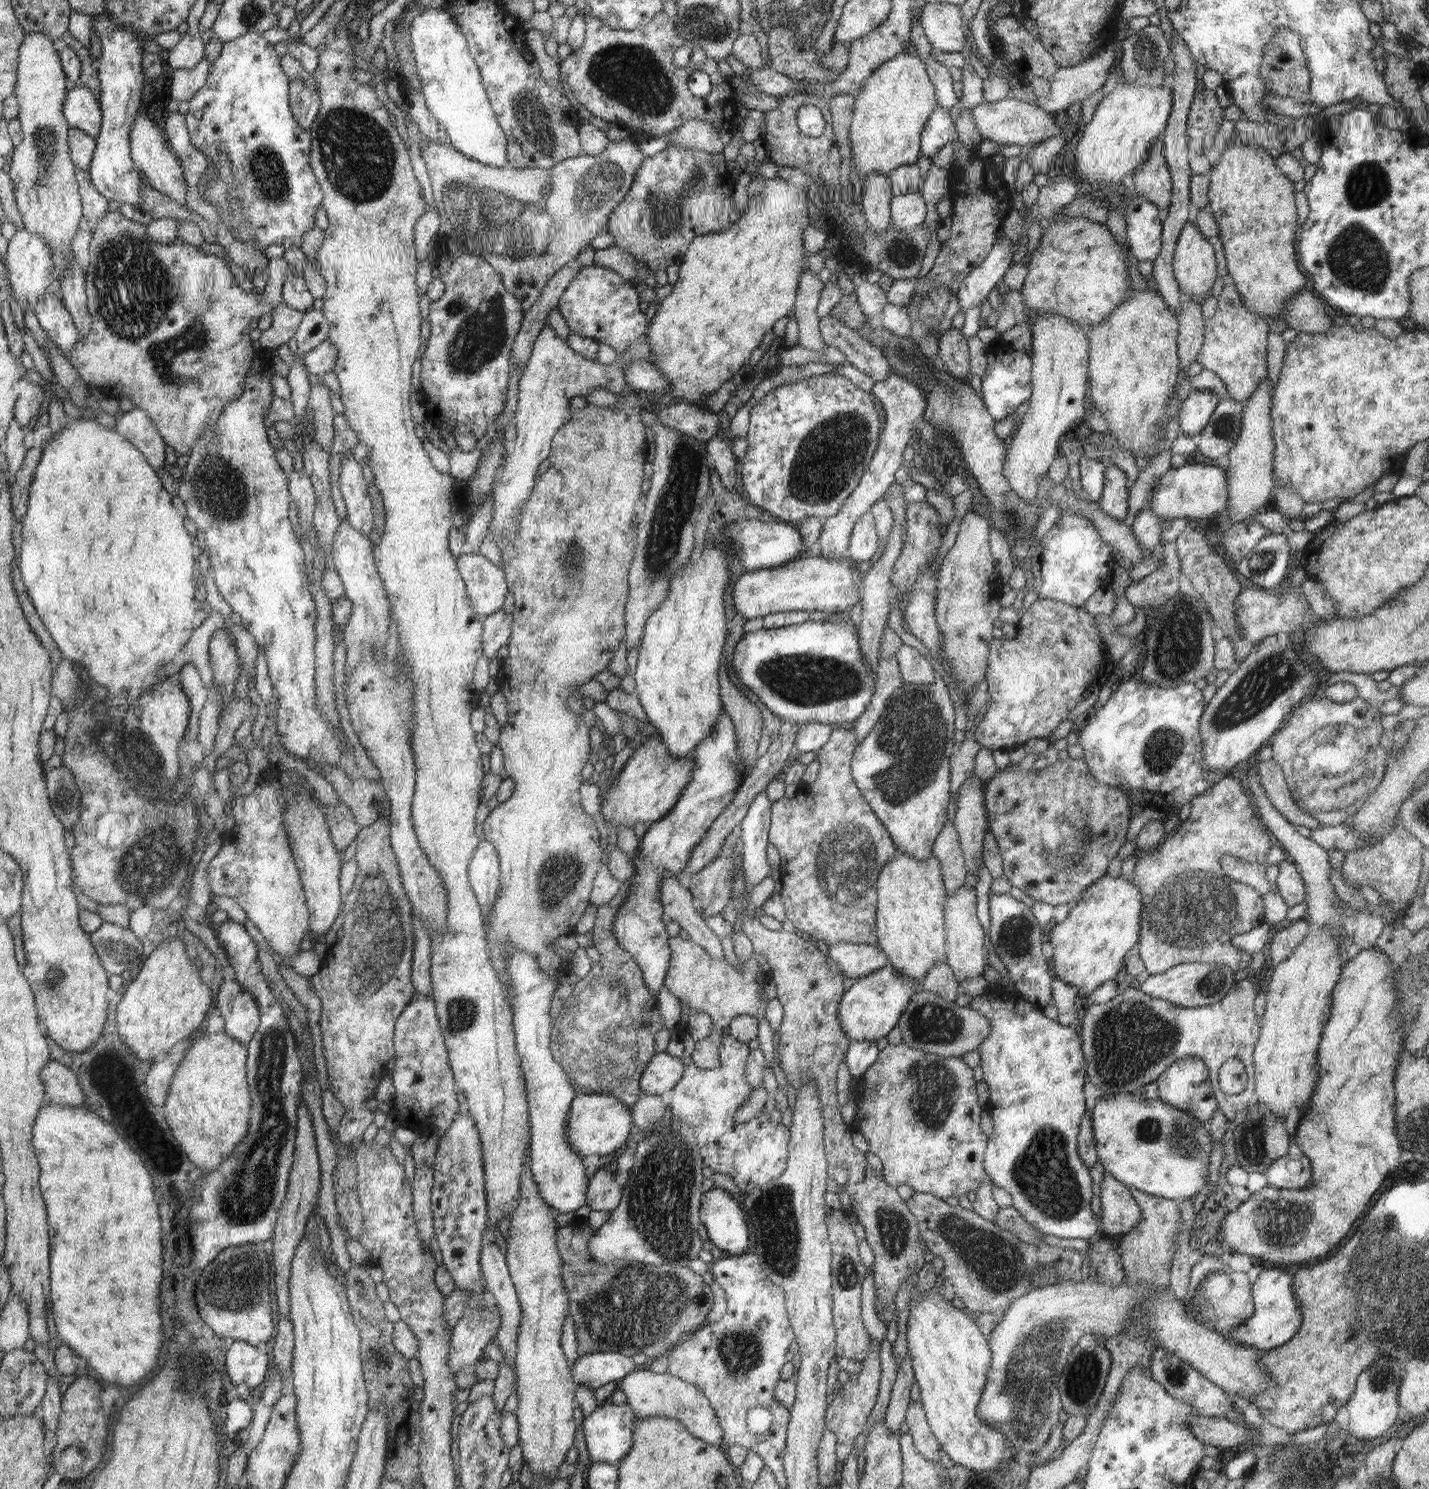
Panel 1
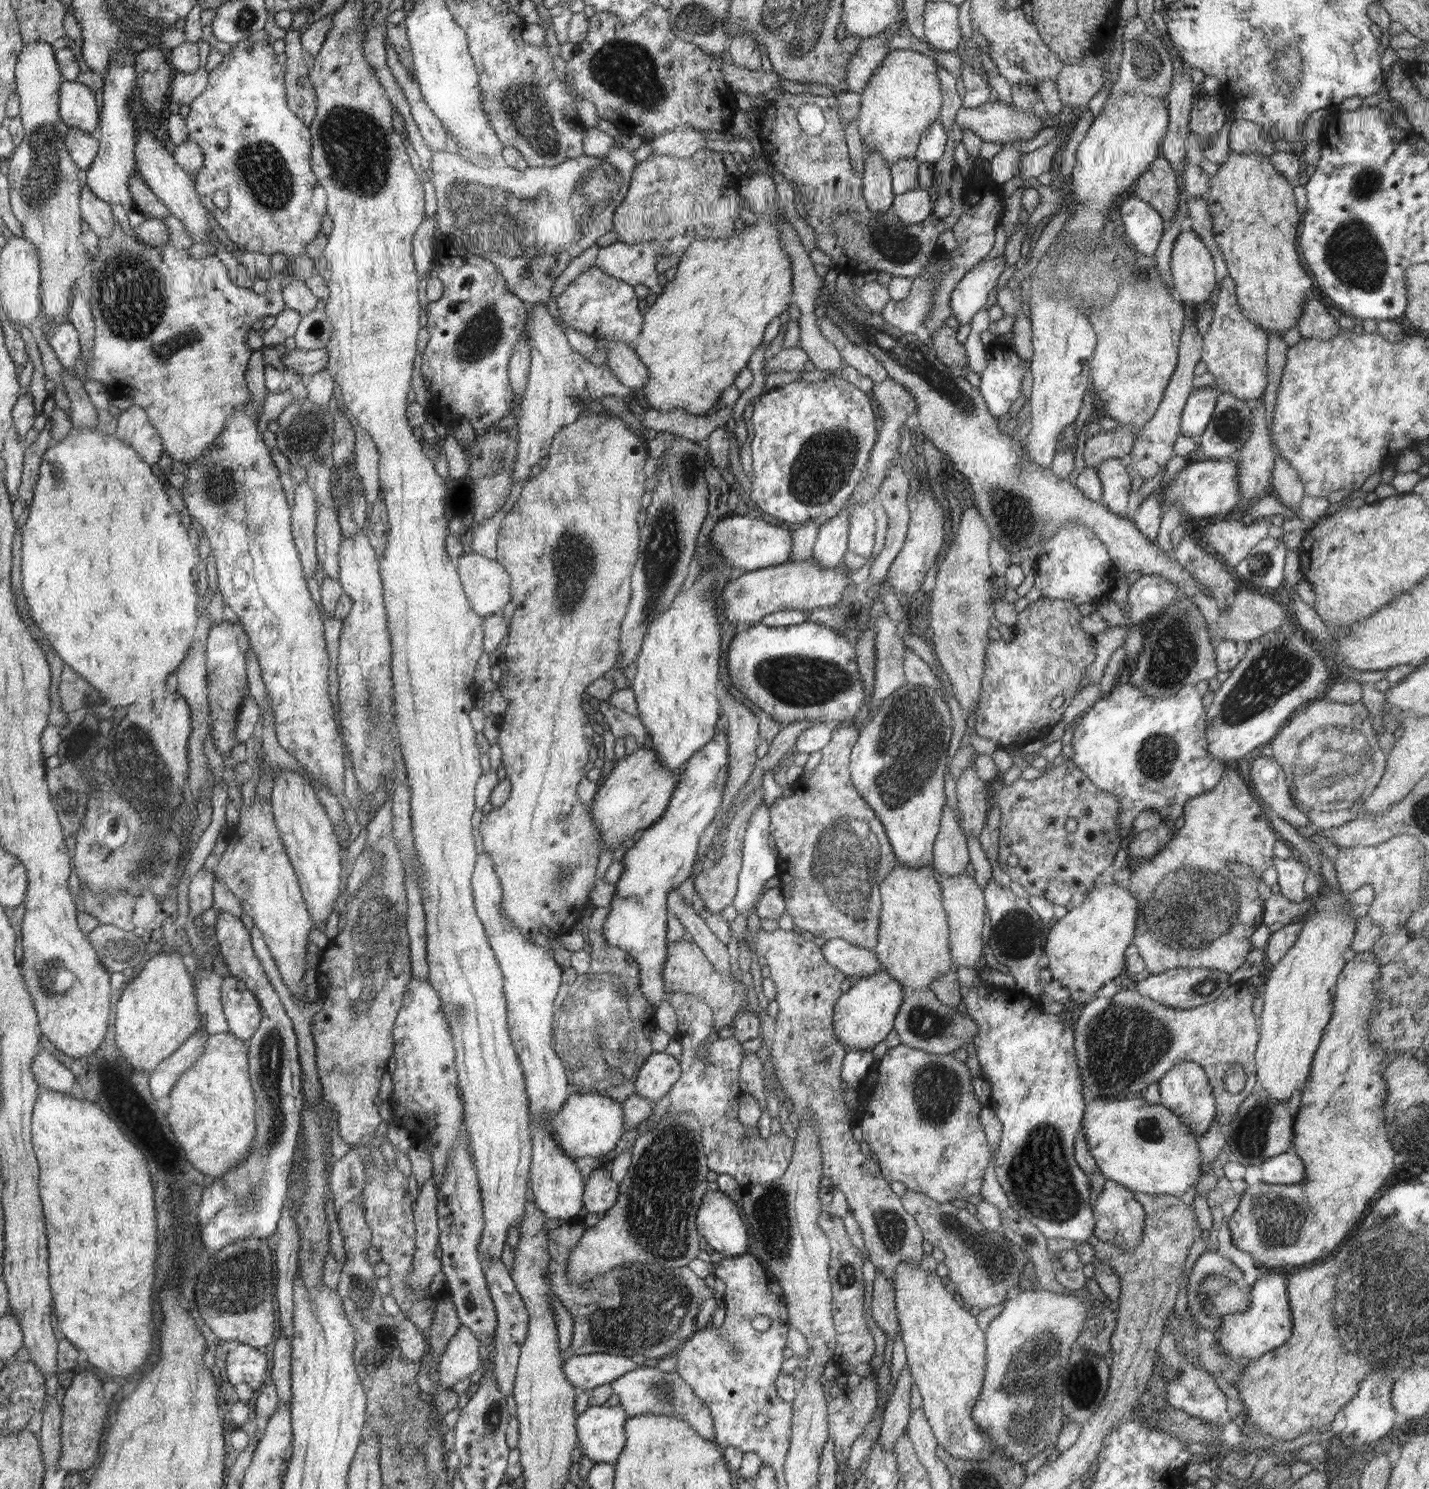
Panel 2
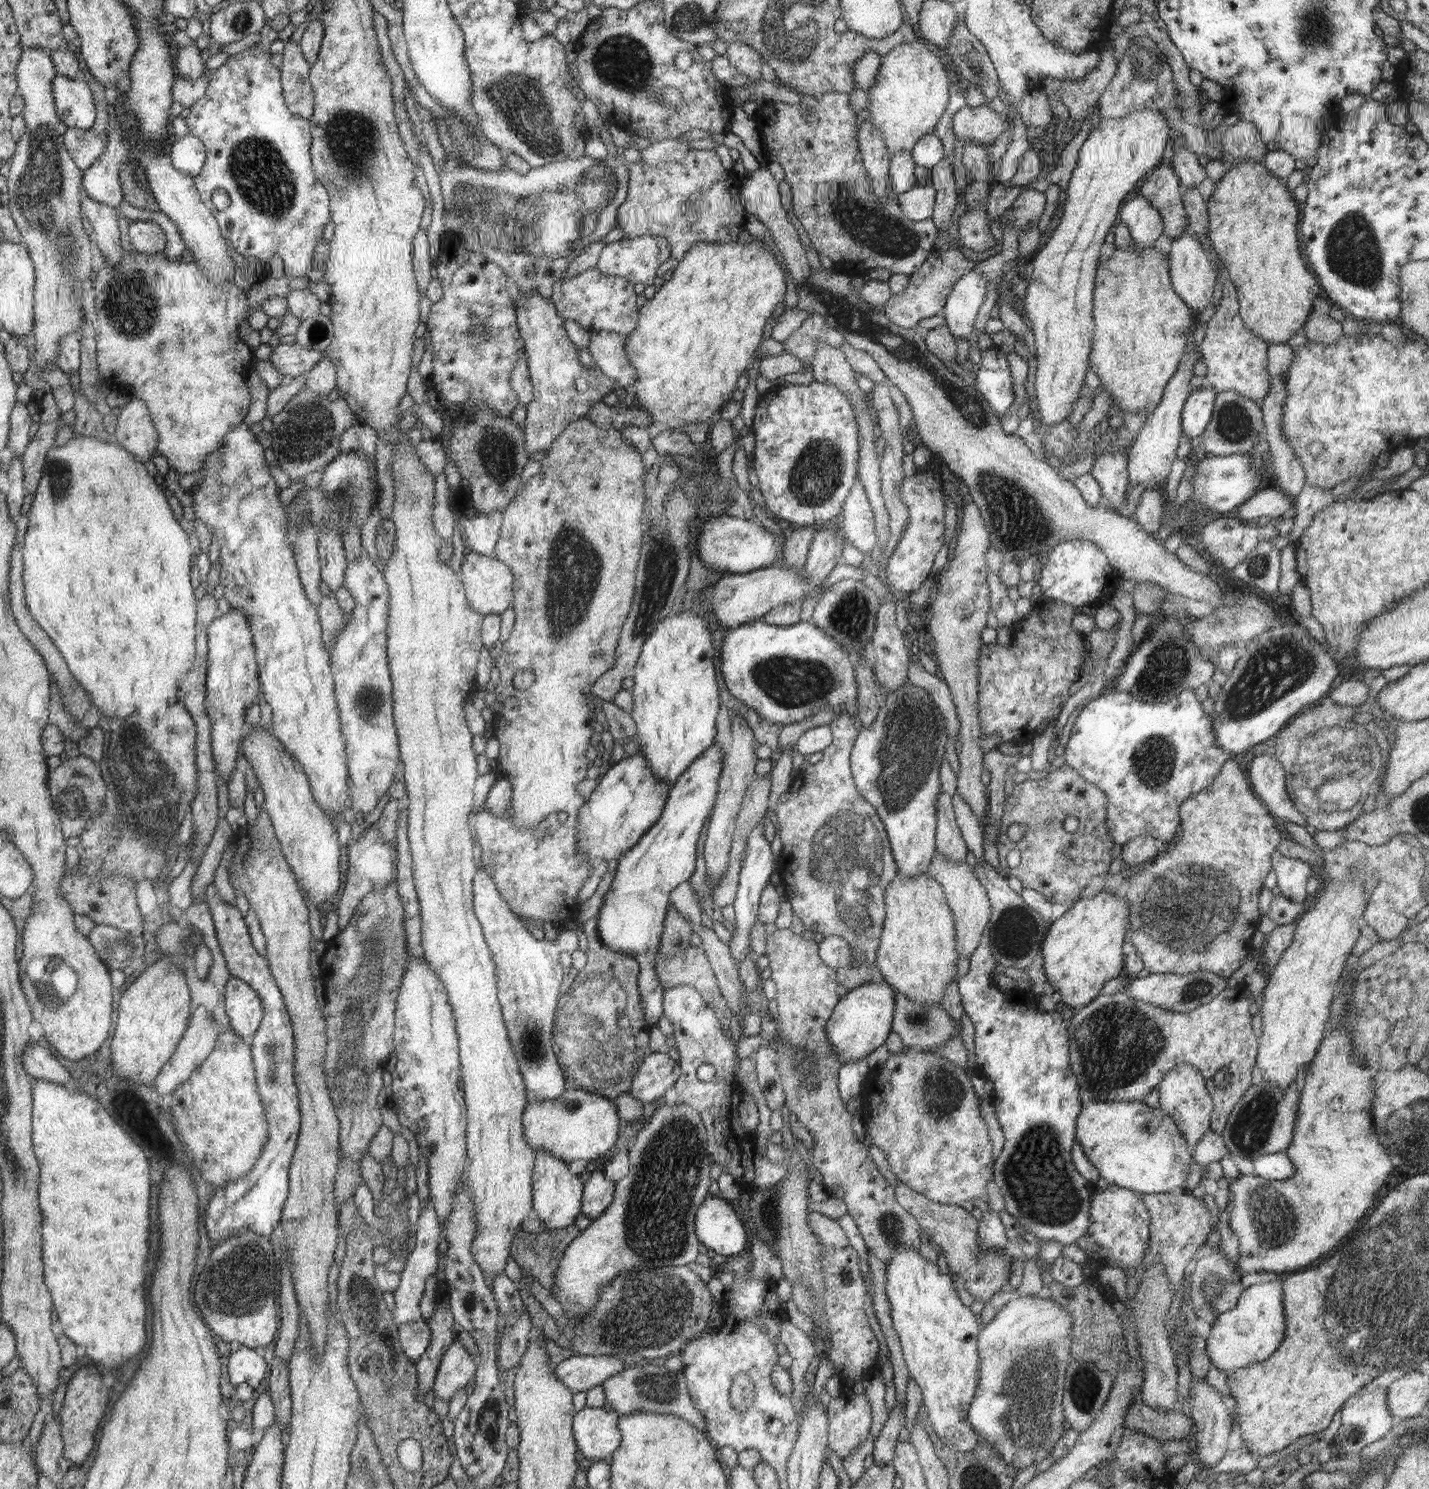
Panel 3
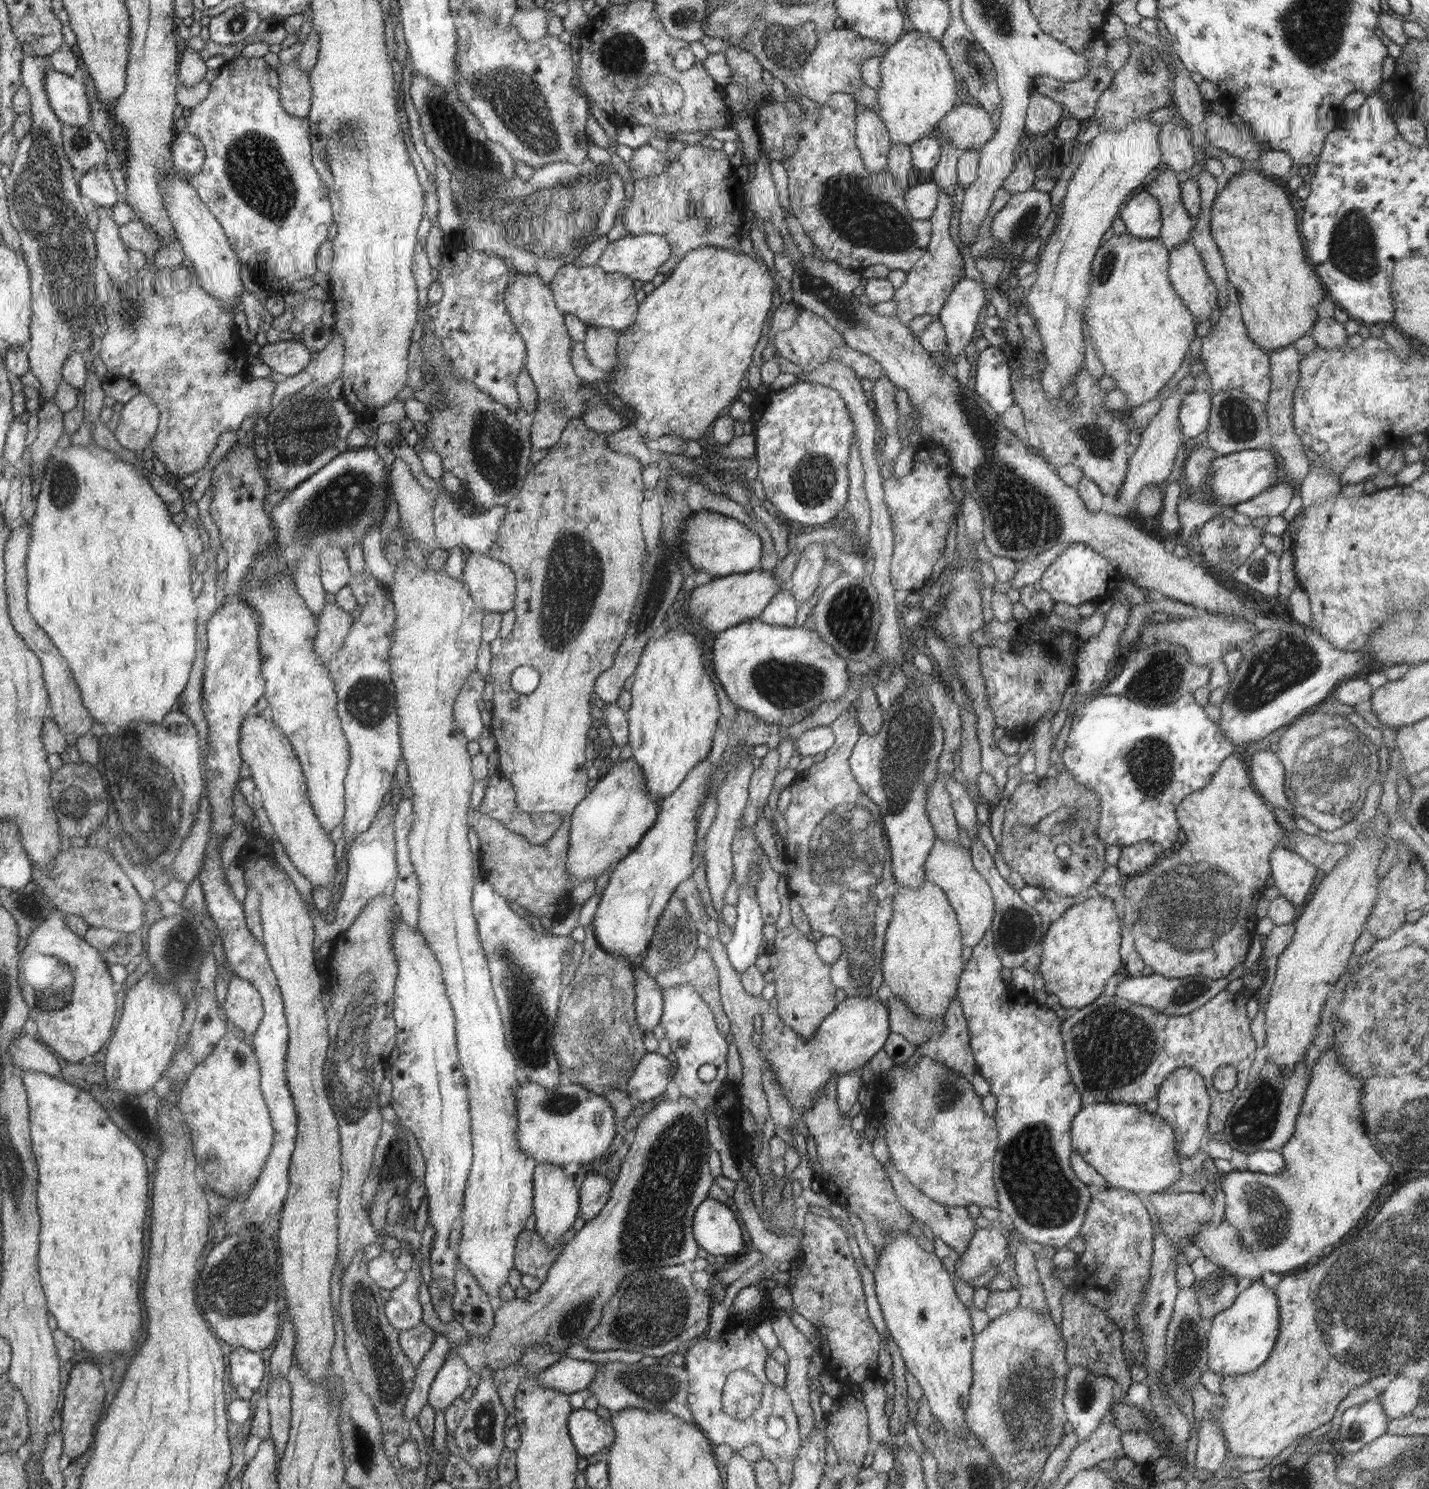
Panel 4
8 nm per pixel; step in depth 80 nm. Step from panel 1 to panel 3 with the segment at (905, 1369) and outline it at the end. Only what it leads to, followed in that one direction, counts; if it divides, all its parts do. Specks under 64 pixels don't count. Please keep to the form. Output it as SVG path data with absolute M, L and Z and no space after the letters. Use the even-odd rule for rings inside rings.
M897 1402L897 1405L889 1411L888 1419L873 1442L871 1452L874 1464L883 1466L891 1464L895 1455L895 1446L898 1444L898 1434L905 1424L905 1404Z

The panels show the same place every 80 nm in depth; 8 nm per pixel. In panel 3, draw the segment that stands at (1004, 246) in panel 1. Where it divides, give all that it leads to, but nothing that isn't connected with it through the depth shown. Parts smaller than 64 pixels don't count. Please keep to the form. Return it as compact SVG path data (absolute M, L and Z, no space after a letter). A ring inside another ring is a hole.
M975 268L953 284L943 310L945 325L957 341L972 334L988 285L983 272Z

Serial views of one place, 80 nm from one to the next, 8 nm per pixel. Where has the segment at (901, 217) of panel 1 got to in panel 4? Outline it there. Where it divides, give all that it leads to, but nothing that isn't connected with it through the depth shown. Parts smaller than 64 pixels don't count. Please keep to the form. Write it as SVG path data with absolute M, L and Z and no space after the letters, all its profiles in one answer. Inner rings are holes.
M930 177L922 179L905 191L905 203L912 218L919 221L932 219L939 199L939 187Z

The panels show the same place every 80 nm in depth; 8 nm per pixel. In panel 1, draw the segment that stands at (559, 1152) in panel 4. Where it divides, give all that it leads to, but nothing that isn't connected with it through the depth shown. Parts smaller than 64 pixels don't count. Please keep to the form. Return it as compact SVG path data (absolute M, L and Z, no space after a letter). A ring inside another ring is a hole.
M595 1093L577 1095L569 1109L568 1131L570 1132L567 1138L570 1148L582 1156L612 1154L626 1142L626 1138L630 1137L630 1128L632 1128L630 1106L617 1097Z

